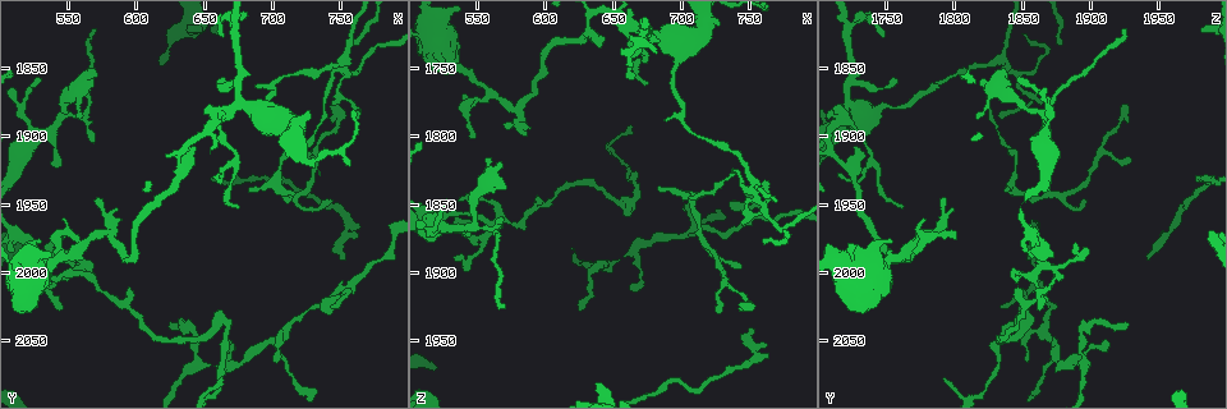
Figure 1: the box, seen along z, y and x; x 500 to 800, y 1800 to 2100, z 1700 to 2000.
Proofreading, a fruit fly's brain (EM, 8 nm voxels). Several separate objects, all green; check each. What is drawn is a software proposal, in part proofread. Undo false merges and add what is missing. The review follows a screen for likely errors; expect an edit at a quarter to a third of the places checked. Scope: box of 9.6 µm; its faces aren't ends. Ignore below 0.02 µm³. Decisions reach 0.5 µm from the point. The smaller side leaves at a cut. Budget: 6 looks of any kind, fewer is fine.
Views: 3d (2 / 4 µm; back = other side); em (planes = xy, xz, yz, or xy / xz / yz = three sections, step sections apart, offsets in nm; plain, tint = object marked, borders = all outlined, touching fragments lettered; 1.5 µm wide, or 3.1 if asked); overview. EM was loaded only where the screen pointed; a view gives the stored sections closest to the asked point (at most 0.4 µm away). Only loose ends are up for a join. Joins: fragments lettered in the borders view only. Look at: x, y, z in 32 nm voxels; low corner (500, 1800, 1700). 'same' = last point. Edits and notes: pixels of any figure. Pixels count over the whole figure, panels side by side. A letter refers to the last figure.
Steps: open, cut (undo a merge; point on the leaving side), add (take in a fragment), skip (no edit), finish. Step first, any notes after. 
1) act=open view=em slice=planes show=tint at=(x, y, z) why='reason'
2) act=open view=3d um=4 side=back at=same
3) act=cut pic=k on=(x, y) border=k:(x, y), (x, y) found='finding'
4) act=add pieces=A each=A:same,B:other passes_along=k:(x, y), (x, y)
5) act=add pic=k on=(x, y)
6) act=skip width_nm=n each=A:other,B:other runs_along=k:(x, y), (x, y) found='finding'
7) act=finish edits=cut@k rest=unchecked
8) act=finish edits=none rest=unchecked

act=open view=3d um=4 at=(536, 1980, 1890) why='free end'

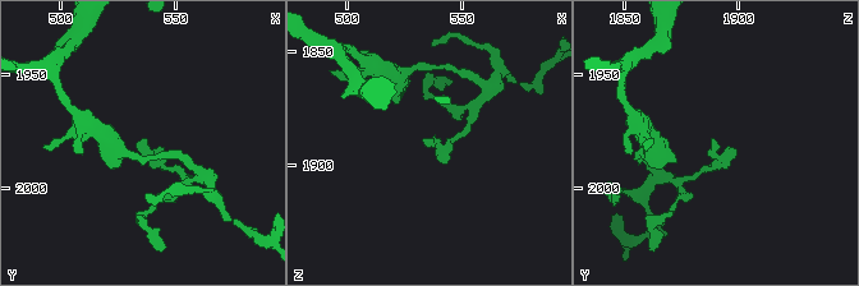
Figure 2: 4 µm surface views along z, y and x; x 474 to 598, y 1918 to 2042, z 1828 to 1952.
act=open view=em slice=planes show=borders at=(537, 1977, 1888) why='need the tissue'

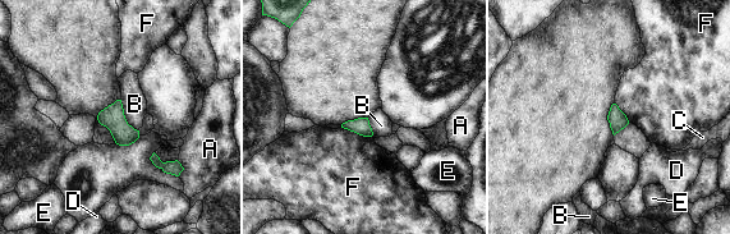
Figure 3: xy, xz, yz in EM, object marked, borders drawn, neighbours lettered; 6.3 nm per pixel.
act=skip width_nm=100 each=A:other,B:other,C:other,D:other,E:other,F:other border=3:(120, 99), (125, 120), (138, 131) found='none of them fits'

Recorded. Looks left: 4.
act=open view=3d um=4 at=(638, 1822, 1980) why='branch stops here'

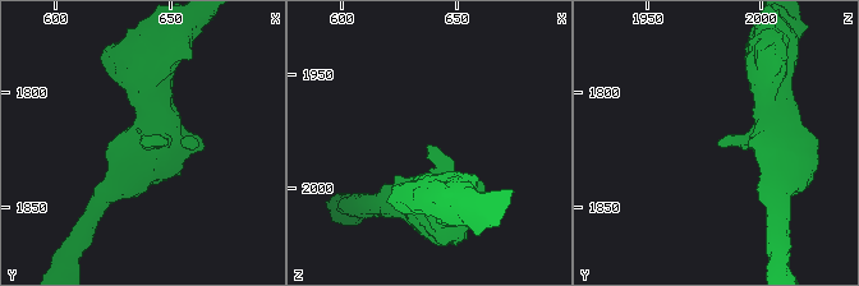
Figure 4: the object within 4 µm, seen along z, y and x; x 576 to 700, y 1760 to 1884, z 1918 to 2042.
act=open view=em slice=xz step=4 show=borders at=(637, 1824, 1982) why='now the EM'

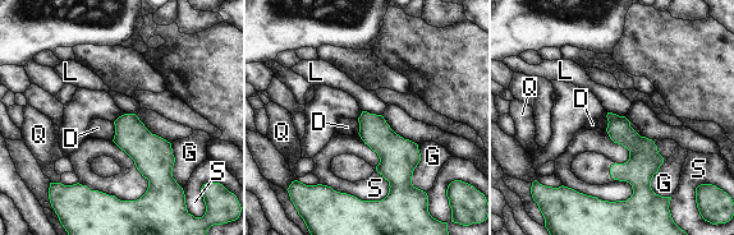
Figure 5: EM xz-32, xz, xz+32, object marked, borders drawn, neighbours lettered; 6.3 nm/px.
act=open view=em slice=yz step=8 show=borders at=same why='cut it another way'

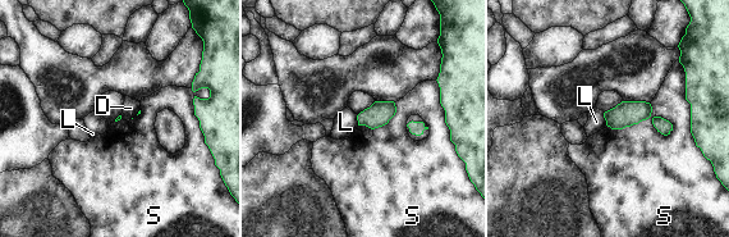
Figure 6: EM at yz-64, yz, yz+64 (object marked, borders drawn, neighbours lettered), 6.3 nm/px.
act=skip each=D:other,L:other,S:other border=6:(673, 124), (650, 115), (611, 130) found='no lettered fragment goes on from it'

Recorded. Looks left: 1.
act=finish edits=none rest=unchecked

